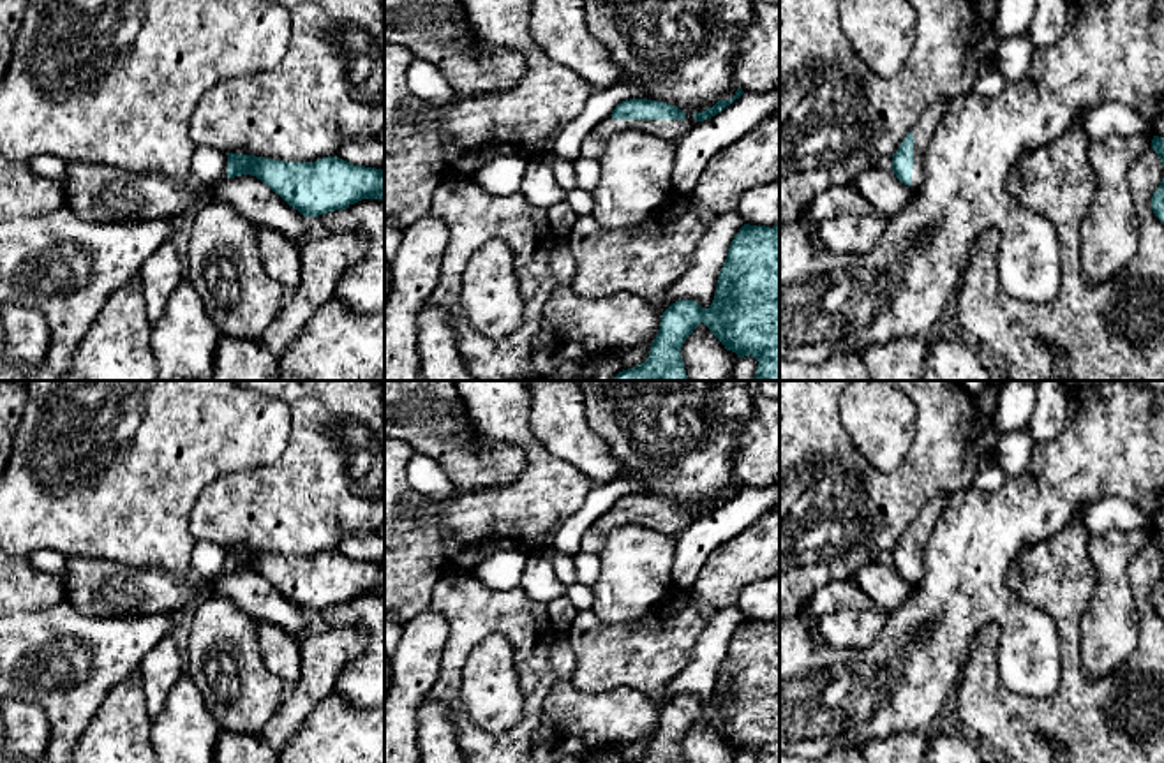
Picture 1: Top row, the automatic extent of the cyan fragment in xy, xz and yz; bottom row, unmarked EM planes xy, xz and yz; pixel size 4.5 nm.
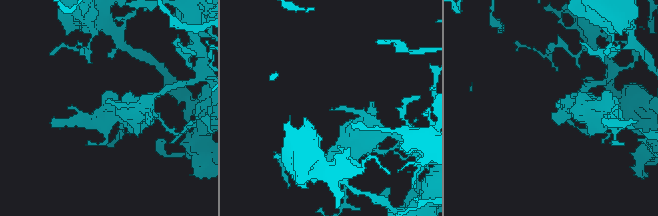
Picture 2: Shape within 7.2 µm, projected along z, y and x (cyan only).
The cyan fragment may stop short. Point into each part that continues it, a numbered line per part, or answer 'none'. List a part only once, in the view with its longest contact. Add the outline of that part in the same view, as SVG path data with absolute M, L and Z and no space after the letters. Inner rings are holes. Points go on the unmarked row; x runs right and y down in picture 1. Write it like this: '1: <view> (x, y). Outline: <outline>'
1: xz (595, 538). Outline: M691 509L684 515L614 515L607 511L591 523L586 530L580 550L591 555L598 555L607 543L608 534L621 525L642 525L654 532L667 536L677 536L684 527L698 518Z

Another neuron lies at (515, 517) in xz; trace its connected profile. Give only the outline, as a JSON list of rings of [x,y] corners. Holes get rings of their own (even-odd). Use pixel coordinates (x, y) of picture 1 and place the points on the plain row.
[[[455,381],[473,428],[490,444],[519,444],[526,467],[510,483],[474,492],[455,488],[450,500],[436,500],[411,488],[402,499],[404,513],[423,515],[439,523],[448,569],[474,574],[499,552],[529,553],[541,546],[547,532],[575,515],[594,483],[573,465],[554,456],[529,426],[531,393],[524,381]]]

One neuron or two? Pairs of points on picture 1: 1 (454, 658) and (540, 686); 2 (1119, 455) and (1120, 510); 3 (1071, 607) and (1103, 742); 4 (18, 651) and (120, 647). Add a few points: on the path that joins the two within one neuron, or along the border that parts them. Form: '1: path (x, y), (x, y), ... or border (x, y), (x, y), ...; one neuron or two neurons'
1: path (478, 629), (507, 626), (531, 651), (531, 658); one neuron
2: border (1085, 504), (1103, 497), (1124, 497), (1145, 513); two neurons
3: path (1071, 640), (1071, 666), (1080, 709); one neuron
4: path (43, 631), (96, 633); one neuron

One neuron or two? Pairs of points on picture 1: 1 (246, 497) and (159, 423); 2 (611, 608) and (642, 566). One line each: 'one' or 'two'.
1: two
2: one

